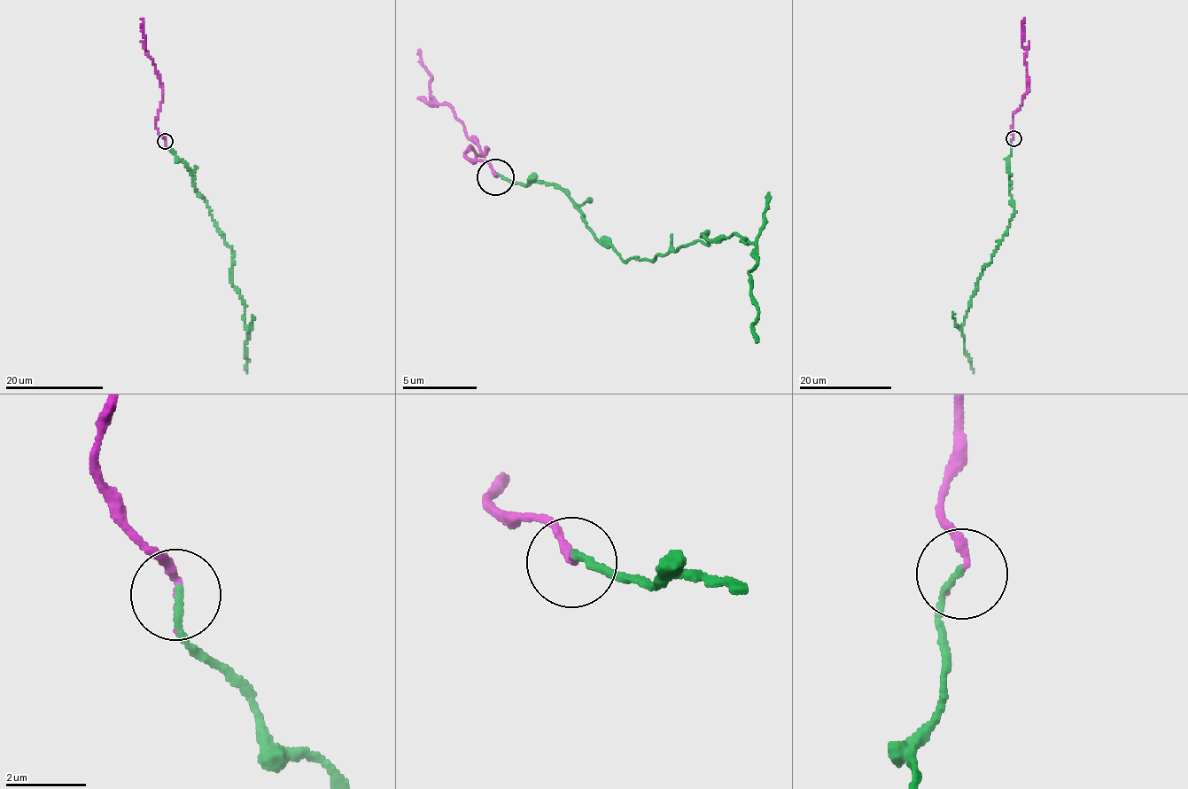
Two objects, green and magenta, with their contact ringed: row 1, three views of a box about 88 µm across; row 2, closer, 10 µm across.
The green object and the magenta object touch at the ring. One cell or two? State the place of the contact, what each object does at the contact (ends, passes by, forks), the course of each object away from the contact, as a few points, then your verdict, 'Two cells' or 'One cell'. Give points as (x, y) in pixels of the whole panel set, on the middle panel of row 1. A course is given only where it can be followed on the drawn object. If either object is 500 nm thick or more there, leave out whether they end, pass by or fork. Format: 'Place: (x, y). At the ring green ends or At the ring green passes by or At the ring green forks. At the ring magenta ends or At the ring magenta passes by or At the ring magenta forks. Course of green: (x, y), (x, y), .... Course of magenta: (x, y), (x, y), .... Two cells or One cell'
Place: (495, 176). At the ring green ends. At the ring magenta ends. Course of green: (494, 175), (562, 192), (621, 261), (705, 244), (706, 231), (755, 242), (757, 341). Course of magenta: (494, 178), (463, 152), (485, 155), (485, 144), (437, 101), (420, 52). One cell

